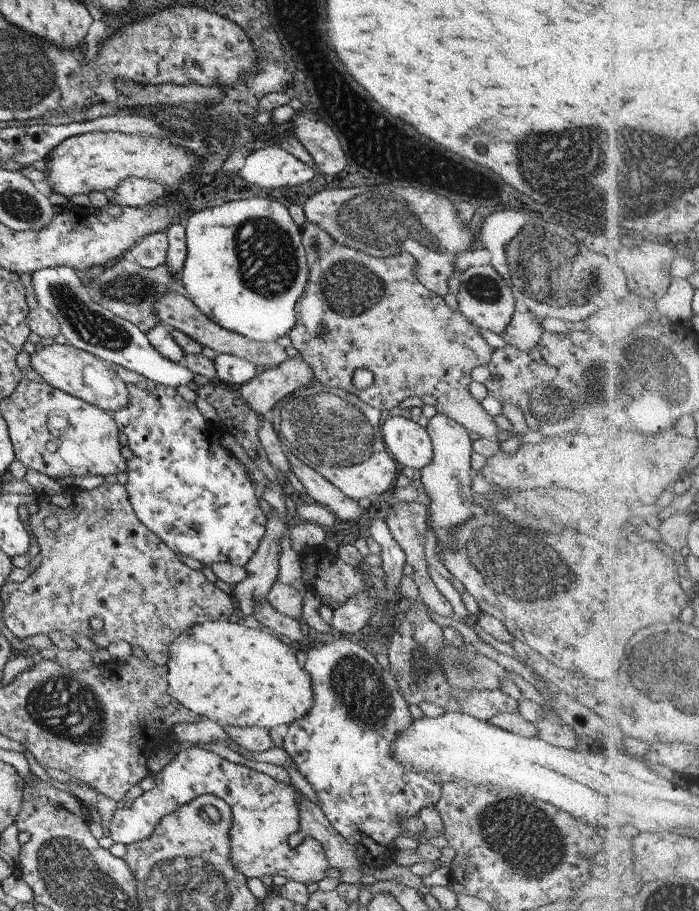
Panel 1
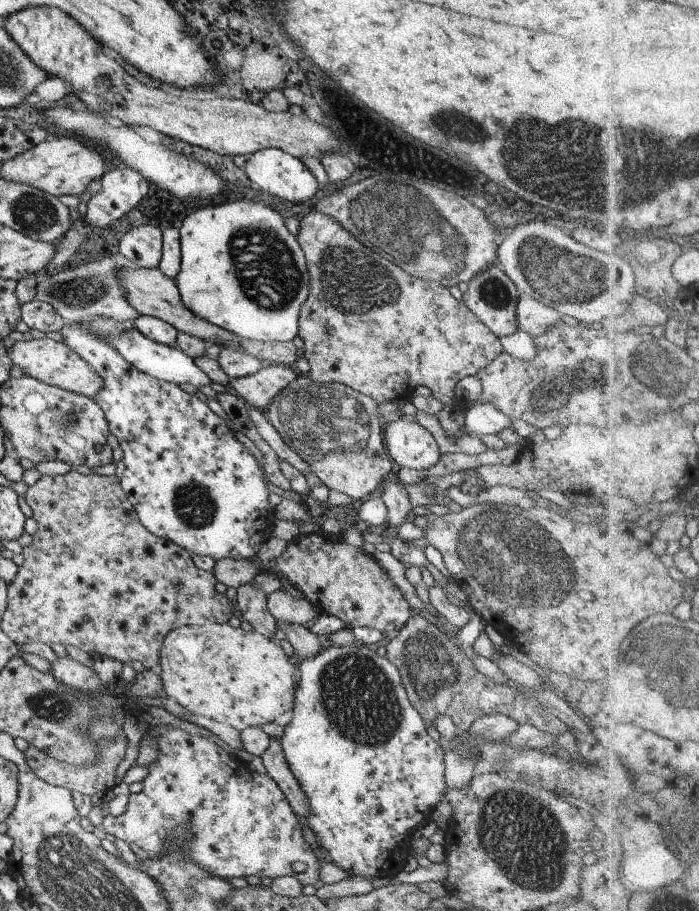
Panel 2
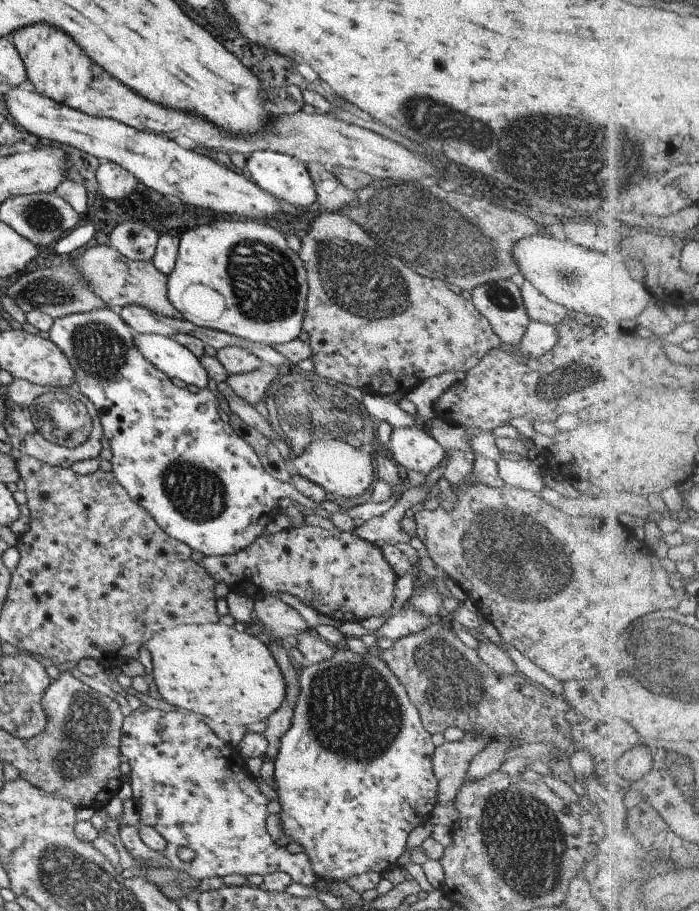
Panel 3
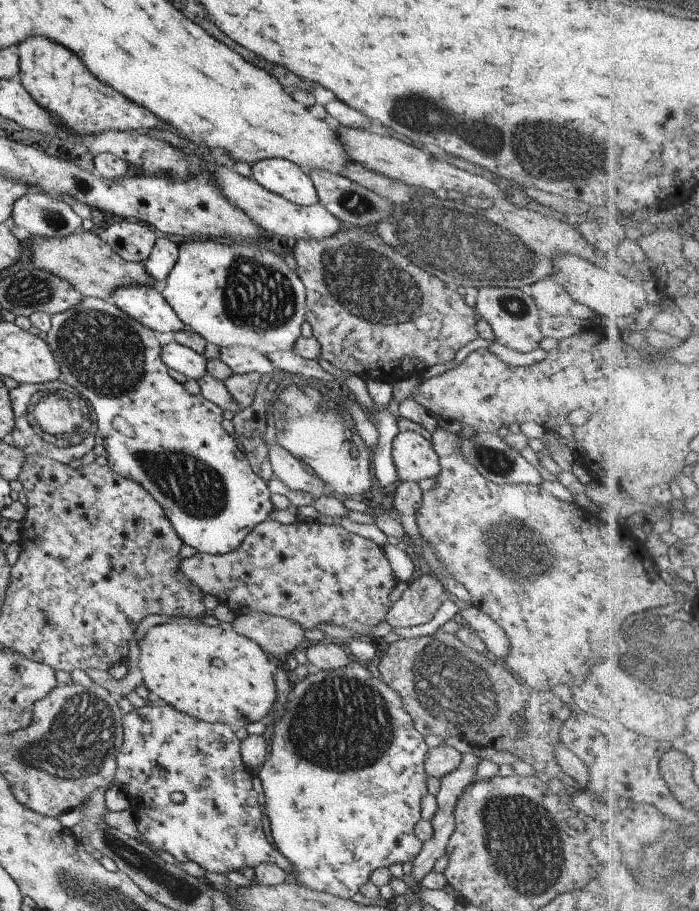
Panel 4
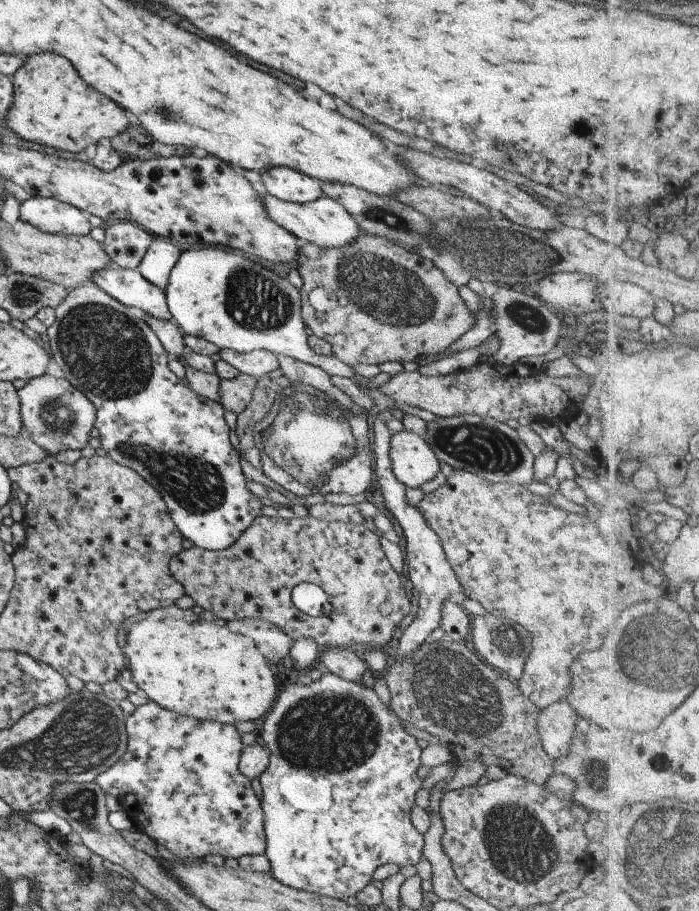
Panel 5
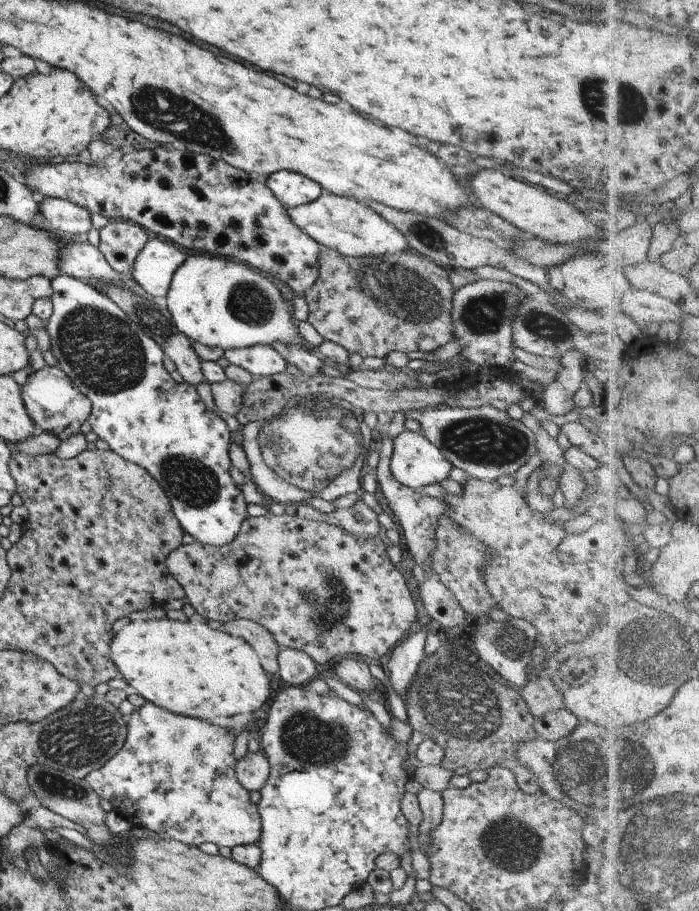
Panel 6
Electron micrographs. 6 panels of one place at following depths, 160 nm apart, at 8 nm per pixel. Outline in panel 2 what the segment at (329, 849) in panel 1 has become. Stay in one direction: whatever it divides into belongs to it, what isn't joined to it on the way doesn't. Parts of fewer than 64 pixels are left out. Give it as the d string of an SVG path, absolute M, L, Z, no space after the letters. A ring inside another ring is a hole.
M270 738L269 746L264 750L260 758L267 776L272 778L273 782L279 787L279 790L283 792L286 803L291 806L291 810L297 816L303 816L307 820L307 816L309 816L307 798L303 796L303 792L301 792L297 781L289 772L279 739L277 741Z

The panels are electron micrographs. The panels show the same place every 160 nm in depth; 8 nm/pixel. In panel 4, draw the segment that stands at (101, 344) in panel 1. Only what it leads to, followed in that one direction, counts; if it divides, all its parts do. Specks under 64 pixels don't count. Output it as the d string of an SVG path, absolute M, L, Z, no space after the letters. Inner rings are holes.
M175 341L160 346L159 358L167 368L173 368L179 374L183 374L186 380L197 380L206 374L206 360L203 355Z

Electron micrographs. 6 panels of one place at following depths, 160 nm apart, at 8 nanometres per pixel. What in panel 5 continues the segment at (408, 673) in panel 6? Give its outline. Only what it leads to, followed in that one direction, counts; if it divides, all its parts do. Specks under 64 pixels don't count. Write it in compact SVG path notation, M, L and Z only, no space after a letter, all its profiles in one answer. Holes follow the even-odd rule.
M383 421L373 422L374 433L374 454L375 454L375 479L378 482L378 490L385 501L385 507L395 520L399 523L405 538L405 560L407 564L407 579L413 584L413 588L419 594L417 612L411 624L405 628L397 644L397 658L409 658L421 644L429 639L430 633L438 628L441 617L441 604L451 596L462 592L451 566L448 566L444 556L439 538L423 519L423 514L419 512L416 505L407 504L405 500L406 487L393 476L391 471L391 461L389 460L389 440L391 433L387 430Z

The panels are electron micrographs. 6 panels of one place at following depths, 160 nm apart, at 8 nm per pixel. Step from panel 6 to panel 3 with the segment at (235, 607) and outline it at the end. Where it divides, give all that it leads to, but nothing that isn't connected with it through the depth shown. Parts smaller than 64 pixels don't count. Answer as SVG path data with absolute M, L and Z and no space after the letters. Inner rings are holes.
M305 525L289 527L277 534L261 532L240 552L226 556L203 555L197 566L203 568L203 572L207 572L207 576L215 584L225 584L230 591L237 589L238 594L243 594L248 599L267 596L277 598L277 593L278 596L280 593L287 593L333 621L340 622L363 621L370 616L383 616L385 612L389 612L393 604L393 587L397 578L384 560L380 548L373 543L336 529L329 531Z

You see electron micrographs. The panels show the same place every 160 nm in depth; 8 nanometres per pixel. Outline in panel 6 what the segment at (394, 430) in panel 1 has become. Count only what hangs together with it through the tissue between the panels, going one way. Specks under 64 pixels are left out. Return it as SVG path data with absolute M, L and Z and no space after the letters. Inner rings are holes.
M403 429L393 438L389 471L411 490L427 487L448 478L452 465L420 433Z

